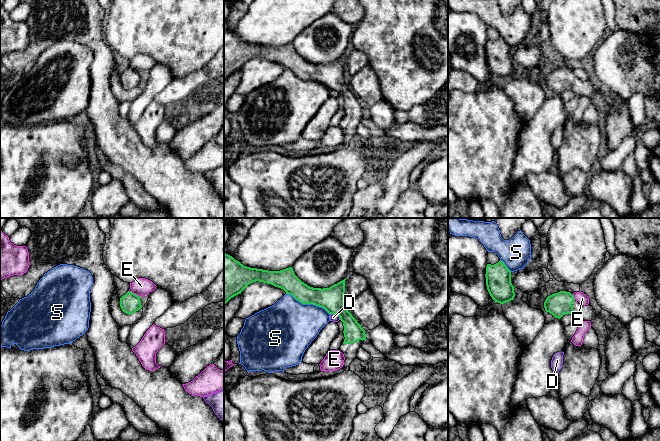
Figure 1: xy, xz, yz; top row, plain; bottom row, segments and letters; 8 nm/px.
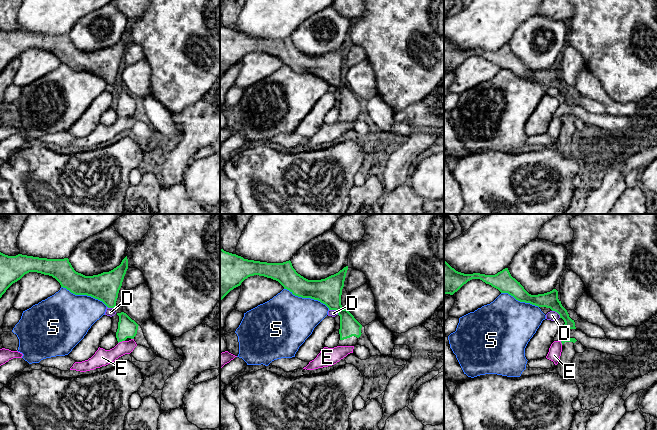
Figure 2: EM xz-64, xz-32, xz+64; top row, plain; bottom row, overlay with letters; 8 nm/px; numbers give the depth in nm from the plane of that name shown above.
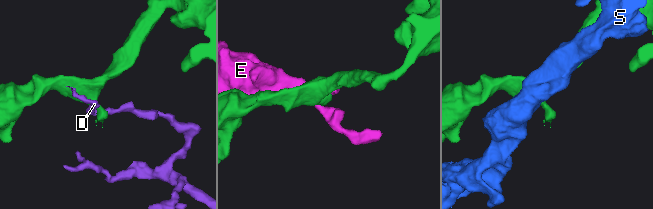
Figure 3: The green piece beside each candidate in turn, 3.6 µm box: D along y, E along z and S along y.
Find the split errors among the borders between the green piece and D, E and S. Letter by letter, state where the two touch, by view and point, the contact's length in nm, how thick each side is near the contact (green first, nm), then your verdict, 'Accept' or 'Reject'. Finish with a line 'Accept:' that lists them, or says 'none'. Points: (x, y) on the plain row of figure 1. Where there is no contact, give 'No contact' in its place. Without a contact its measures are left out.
D: Touches green at xz (336, 90). Shared border 100 nm. Thickness 190 nm (green) against 60 nm. Reject
E: Touches green at xy (135, 70). Shared border 110 nm. Thickness 160 nm (green) against 140 nm. Reject
S: Touches green at xz (308, 79). Shared border 400 nm. Thickness 190 nm (green) against 440 nm. Reject
Accept: none

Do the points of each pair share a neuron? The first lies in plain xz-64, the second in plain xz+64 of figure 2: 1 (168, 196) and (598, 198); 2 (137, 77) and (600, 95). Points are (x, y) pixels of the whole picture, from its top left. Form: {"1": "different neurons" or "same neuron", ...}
{"1": "different neurons", "2": "same neuron"}

